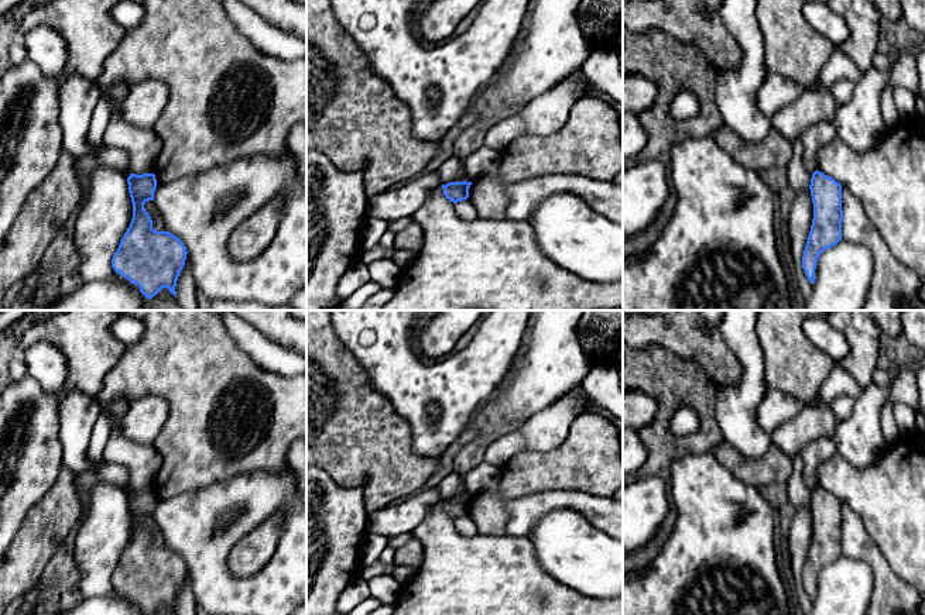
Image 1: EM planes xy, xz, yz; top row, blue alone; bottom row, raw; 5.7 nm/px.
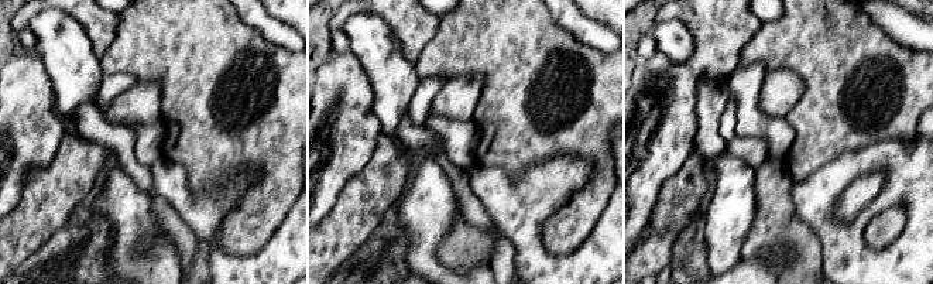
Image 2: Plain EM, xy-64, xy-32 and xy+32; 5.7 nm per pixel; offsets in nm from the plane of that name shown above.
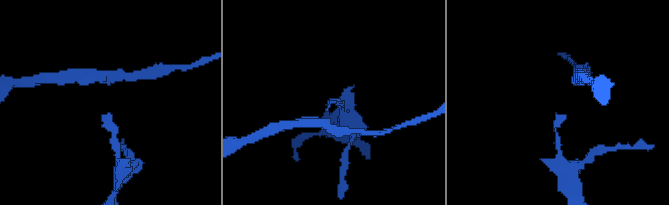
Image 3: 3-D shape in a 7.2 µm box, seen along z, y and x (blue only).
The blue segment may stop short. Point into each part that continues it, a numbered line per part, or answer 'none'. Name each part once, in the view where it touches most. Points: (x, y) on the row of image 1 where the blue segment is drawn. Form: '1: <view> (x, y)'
none

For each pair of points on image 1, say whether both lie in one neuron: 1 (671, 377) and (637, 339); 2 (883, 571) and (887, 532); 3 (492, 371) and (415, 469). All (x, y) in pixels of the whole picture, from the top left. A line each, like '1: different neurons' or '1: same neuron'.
1: different neurons
2: different neurons
3: different neurons

